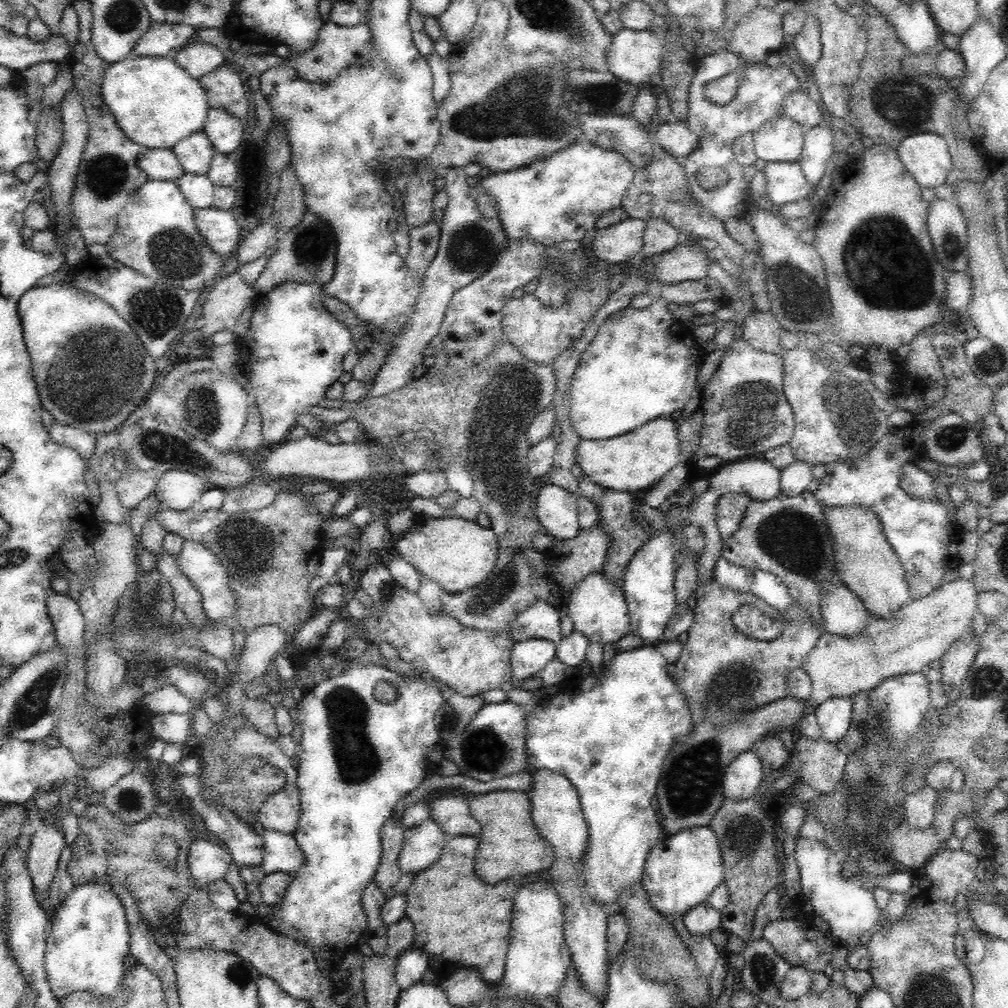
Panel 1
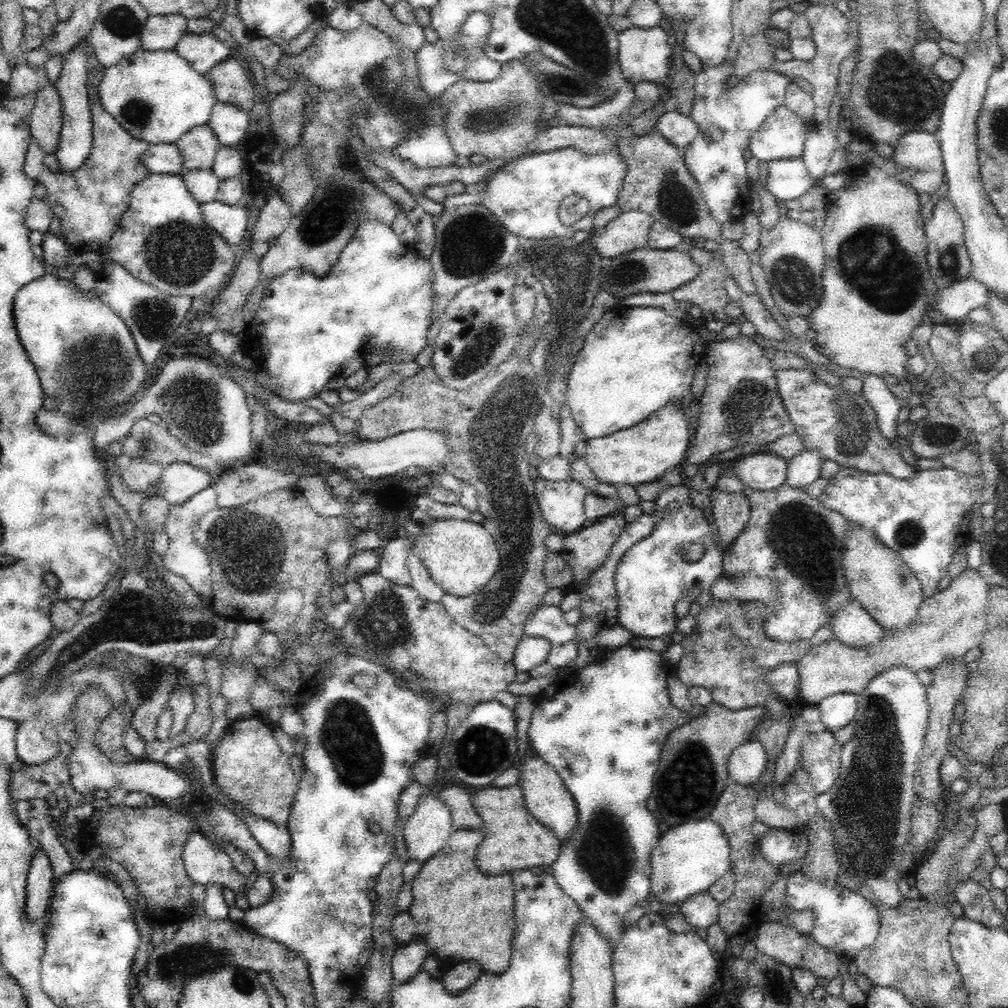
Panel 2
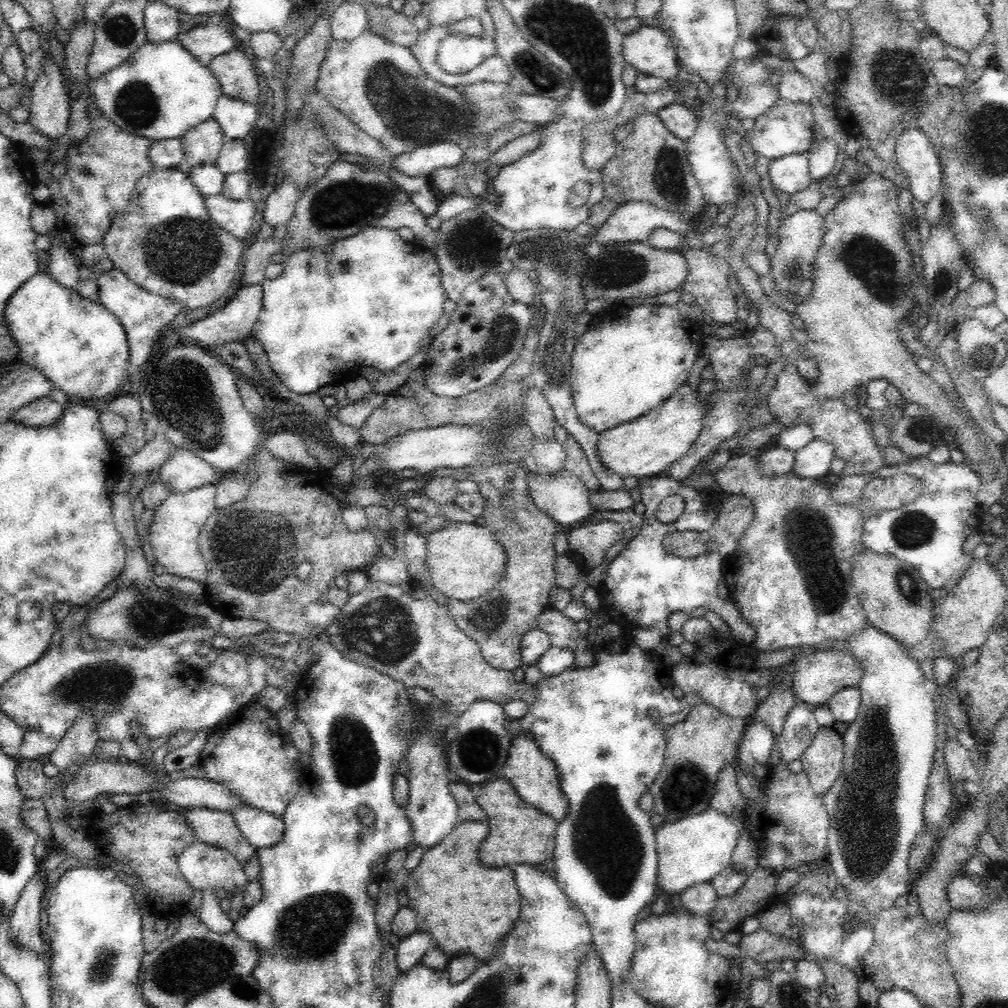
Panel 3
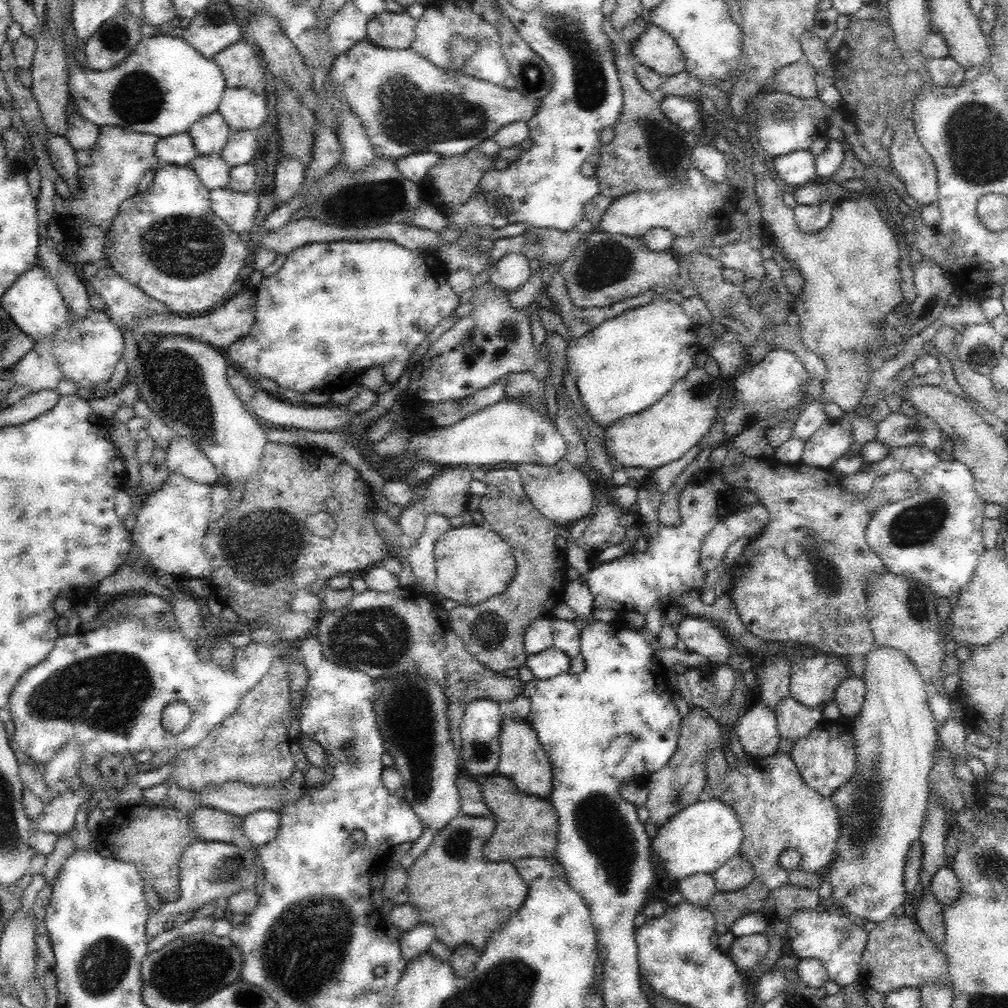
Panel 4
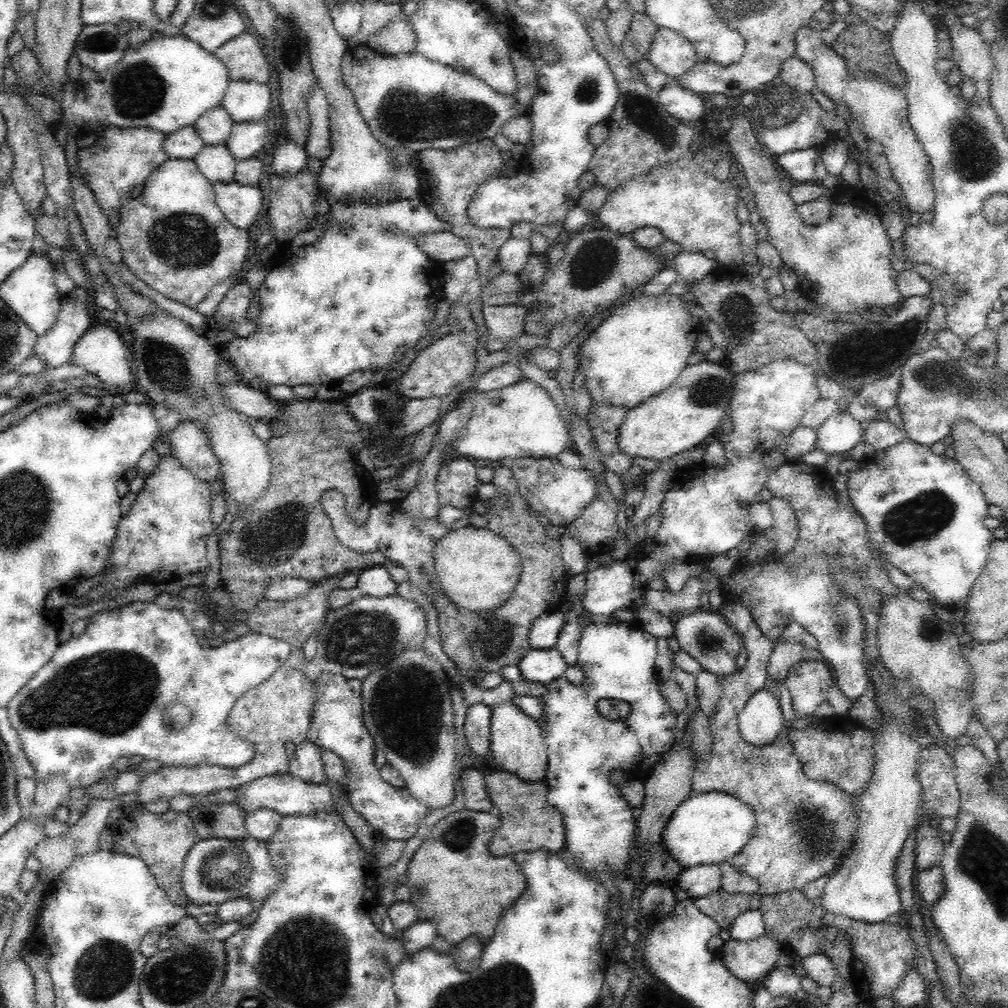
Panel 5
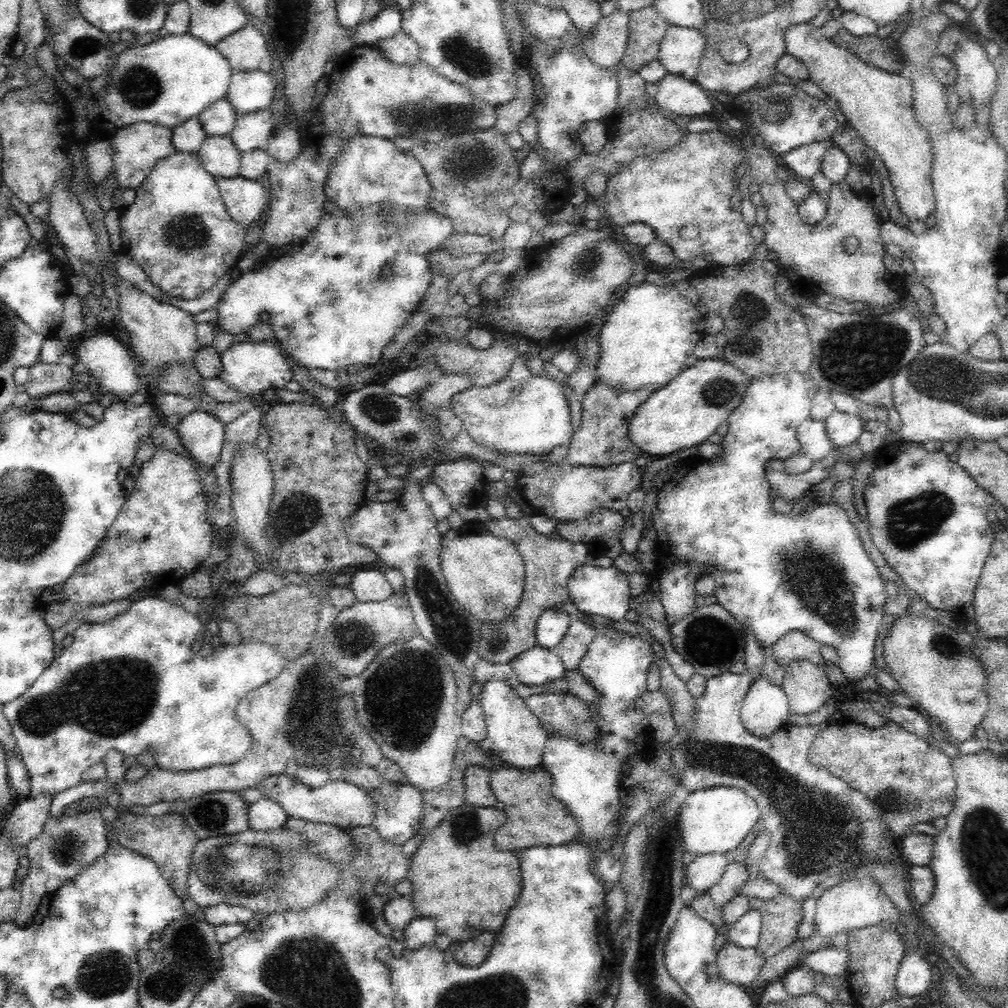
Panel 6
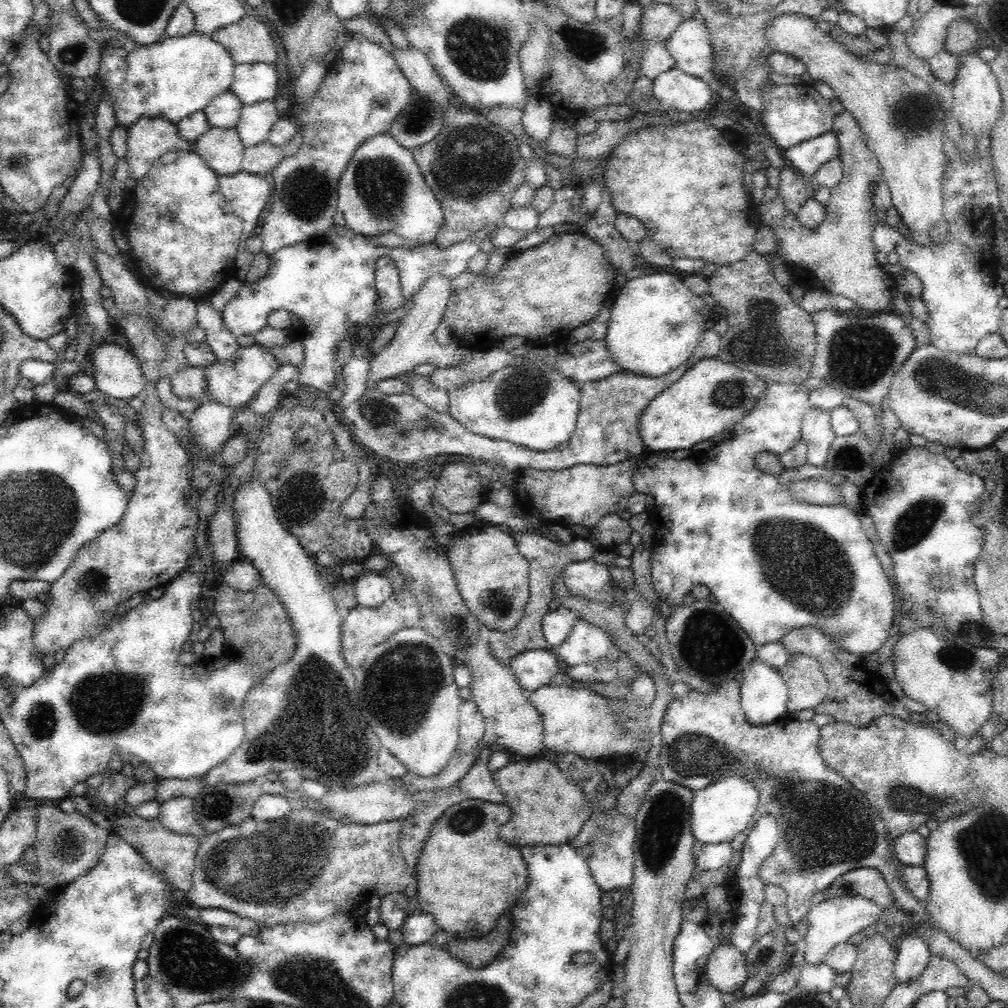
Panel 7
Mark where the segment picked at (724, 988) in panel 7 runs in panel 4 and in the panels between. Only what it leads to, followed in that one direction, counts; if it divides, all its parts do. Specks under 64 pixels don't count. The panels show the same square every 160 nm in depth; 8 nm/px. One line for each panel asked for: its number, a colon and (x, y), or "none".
4: (747, 951)
5: (748, 960)
6: (739, 965)

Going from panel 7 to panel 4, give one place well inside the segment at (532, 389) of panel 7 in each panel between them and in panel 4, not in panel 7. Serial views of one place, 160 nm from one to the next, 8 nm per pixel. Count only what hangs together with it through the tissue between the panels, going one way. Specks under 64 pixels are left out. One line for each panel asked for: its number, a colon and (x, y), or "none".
4: (509, 431)
5: (520, 421)
6: (524, 413)

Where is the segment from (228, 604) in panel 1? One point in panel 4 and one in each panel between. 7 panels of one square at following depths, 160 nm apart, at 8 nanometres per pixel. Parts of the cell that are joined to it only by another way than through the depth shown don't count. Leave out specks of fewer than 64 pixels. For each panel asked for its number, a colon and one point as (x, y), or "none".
2: (184, 557)
3: (174, 532)
4: (170, 526)

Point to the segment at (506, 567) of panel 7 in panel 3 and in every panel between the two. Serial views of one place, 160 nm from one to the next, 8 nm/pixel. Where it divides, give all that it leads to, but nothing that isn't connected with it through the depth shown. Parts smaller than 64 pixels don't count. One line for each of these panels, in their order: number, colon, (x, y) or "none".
3: (465, 560)
4: (473, 563)
5: (477, 569)
6: (485, 573)

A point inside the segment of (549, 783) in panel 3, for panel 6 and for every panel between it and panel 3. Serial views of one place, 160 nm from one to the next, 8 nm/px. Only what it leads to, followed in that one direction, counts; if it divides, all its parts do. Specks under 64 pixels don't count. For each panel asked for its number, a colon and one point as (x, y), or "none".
4: (522, 758)
5: (517, 744)
6: (514, 734)

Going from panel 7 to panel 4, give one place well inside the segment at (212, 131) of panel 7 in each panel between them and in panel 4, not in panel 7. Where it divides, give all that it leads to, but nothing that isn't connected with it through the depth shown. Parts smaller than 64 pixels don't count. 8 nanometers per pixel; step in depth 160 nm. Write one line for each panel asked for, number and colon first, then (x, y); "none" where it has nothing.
4: (213, 171)
5: (216, 163)
6: (219, 156)

